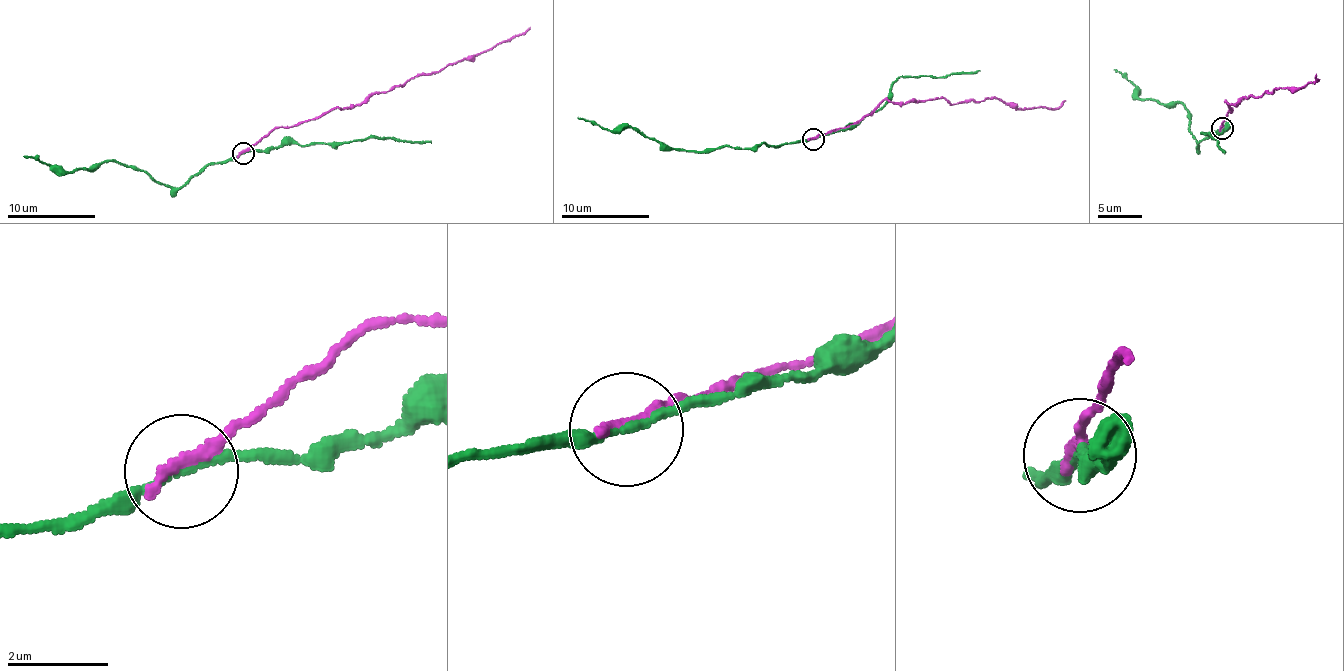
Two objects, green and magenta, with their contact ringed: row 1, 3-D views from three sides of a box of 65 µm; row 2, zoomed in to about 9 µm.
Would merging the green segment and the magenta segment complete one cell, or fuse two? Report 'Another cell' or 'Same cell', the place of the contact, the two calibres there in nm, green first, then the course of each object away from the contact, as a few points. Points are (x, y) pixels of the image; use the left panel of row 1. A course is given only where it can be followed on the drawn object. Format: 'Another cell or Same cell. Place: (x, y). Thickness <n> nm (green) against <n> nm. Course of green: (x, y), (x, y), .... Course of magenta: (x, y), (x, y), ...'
Another cell. Place: (243, 153). Thickness 130 nm (green) against 280 nm. Course of green: (242, 152), (209, 163), (180, 187), (168, 188), (120, 163), (101, 161), (92, 167), (54, 171), (24, 156). Course of magenta: (242, 152), (277, 127), (317, 118), (337, 106), (361, 104), (406, 80), (481, 54), (529, 27)

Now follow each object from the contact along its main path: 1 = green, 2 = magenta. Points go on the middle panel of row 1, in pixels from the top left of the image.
1: (812, 139), (759, 147), (721, 146), (693, 152), (662, 145), (633, 130), (607, 130), (578, 116)
2: (812, 139), (872, 114), (885, 100), (944, 97), (951, 105), (995, 97), (1024, 109), (1059, 108), (1064, 100)

